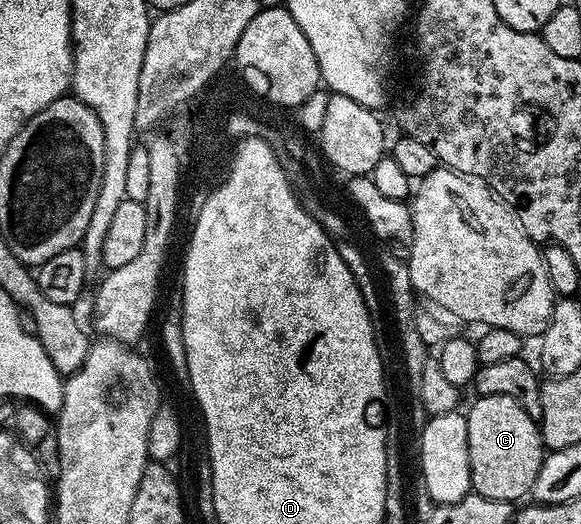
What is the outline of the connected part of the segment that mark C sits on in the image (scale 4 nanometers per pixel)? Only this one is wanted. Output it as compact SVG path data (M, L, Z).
M482 395L473 400L472 408L466 411L472 491L500 502L517 501L531 492L538 469L542 469L546 448L539 422L532 419L514 397Z

